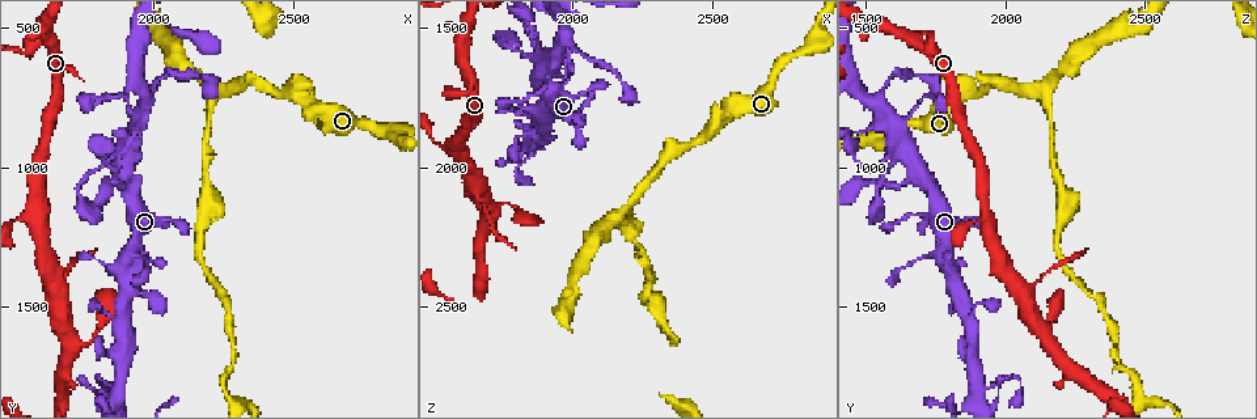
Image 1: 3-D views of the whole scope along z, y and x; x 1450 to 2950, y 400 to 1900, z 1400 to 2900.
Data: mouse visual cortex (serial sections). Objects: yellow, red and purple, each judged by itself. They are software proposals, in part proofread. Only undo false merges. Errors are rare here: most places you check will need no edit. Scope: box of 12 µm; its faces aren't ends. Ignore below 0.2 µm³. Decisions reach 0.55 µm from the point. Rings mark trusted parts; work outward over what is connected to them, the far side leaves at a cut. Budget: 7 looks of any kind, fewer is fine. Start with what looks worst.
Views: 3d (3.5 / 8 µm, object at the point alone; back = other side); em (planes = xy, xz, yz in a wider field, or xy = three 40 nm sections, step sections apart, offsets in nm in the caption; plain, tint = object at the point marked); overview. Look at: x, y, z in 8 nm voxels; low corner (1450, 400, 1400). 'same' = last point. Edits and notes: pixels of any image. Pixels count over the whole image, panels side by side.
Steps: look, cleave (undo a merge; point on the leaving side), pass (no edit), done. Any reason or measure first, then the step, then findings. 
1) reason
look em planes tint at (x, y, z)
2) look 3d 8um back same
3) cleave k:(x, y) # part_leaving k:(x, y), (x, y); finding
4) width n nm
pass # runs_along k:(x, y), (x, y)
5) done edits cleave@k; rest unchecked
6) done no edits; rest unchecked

look 3d 8um at (2250, 720, 2110)

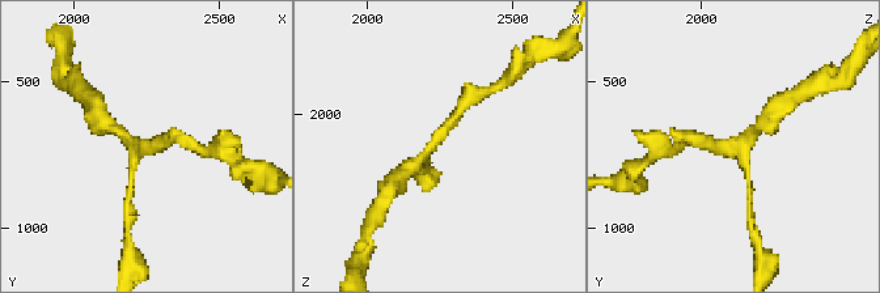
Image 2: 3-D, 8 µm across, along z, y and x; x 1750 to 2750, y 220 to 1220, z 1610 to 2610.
look 3d 3.5um at (2230, 720, 2100)

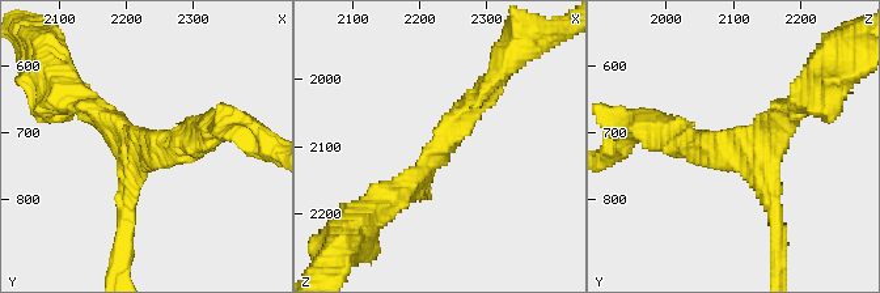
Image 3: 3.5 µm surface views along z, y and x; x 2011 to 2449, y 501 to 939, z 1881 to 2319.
arms 3; arm_widths 200, 250, 300 nm
look em planes tint at (2240, 730, 2095)

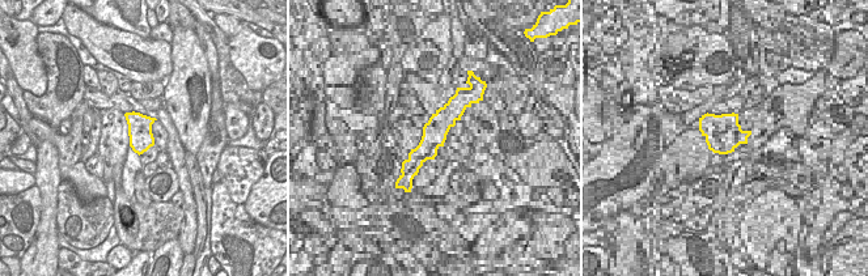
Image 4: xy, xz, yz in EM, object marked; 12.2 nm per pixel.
pass # runs_along 3:(494, 77), (441, 151), (389, 202); continuous, no second cell

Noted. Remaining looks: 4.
look 3d 3.5um at (1970, 770, 1540)

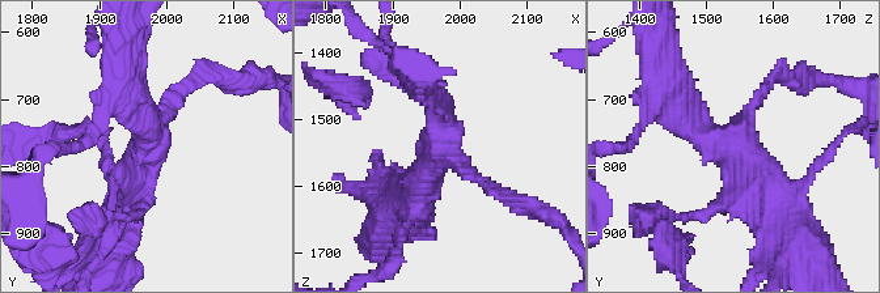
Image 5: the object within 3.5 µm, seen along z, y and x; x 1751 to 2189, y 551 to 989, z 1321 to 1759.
look em xy step 5 plain at (1970, 770, 1545)

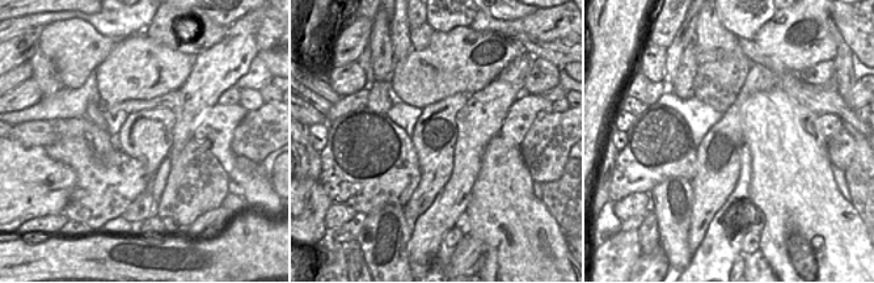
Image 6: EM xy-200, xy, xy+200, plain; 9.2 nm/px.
look em xy step 5 tint same

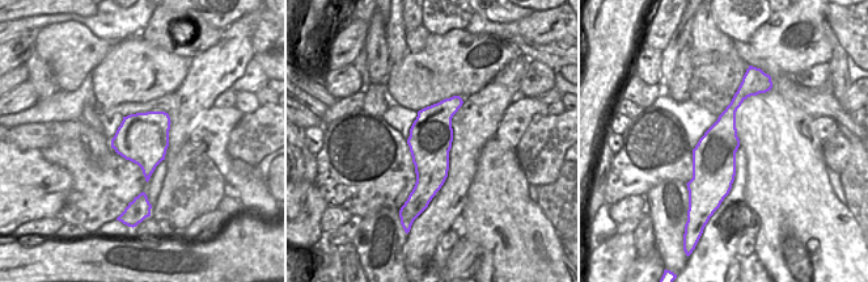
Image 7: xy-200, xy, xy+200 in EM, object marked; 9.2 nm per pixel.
pass # runs_along 5:(785, 213), (675, 97); one cell here

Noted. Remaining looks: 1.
done no edits; rest unchecked

